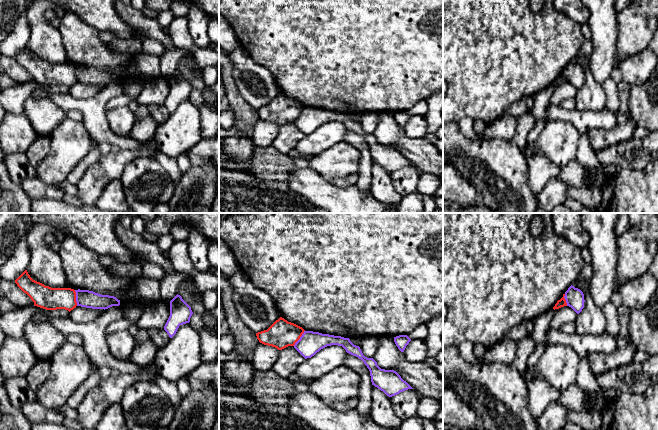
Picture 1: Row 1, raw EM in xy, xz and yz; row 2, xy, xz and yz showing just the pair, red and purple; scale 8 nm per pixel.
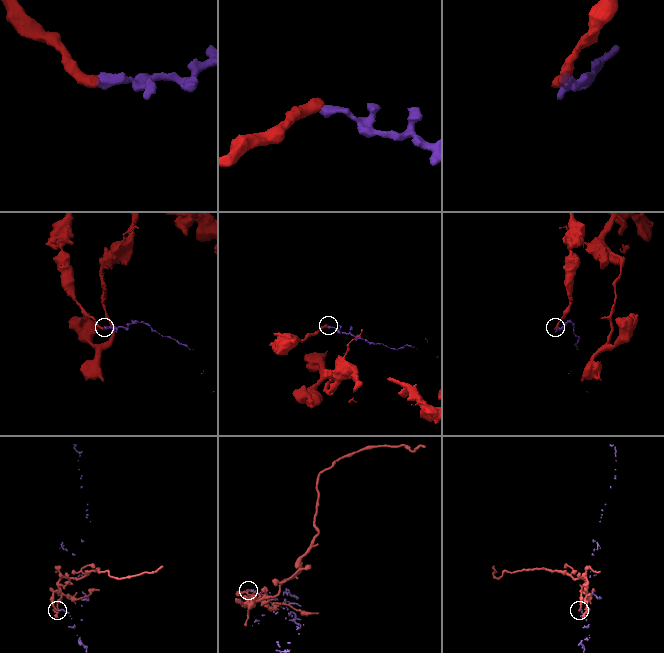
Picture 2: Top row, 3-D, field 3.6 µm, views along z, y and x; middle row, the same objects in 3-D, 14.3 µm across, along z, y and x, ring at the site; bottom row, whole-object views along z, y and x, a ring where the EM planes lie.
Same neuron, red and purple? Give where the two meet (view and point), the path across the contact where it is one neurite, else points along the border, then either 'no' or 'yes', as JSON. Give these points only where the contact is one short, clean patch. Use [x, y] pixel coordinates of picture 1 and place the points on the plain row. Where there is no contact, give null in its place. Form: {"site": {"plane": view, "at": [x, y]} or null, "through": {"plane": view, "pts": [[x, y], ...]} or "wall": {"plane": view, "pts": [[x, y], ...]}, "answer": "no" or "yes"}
{"site": {"plane": "xy", "at": [75, 74]}, "wall": {"plane": "xy", "pts": [[74, 66], [77, 81]]}, "answer": "no"}

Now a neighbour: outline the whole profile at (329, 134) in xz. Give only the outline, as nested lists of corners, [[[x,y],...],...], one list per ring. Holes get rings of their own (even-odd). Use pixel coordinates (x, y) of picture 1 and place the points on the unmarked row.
[[[331,121],[321,125],[299,141],[294,148],[303,156],[316,156],[344,141],[347,128],[342,122]]]

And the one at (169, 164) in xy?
[[[160,151],[156,152],[152,158],[154,158],[164,168],[175,183],[180,180],[183,172],[178,166],[175,158],[169,157]]]

